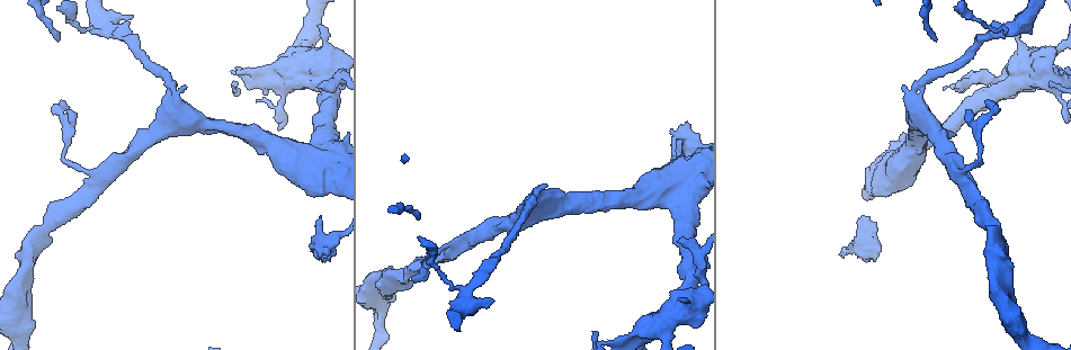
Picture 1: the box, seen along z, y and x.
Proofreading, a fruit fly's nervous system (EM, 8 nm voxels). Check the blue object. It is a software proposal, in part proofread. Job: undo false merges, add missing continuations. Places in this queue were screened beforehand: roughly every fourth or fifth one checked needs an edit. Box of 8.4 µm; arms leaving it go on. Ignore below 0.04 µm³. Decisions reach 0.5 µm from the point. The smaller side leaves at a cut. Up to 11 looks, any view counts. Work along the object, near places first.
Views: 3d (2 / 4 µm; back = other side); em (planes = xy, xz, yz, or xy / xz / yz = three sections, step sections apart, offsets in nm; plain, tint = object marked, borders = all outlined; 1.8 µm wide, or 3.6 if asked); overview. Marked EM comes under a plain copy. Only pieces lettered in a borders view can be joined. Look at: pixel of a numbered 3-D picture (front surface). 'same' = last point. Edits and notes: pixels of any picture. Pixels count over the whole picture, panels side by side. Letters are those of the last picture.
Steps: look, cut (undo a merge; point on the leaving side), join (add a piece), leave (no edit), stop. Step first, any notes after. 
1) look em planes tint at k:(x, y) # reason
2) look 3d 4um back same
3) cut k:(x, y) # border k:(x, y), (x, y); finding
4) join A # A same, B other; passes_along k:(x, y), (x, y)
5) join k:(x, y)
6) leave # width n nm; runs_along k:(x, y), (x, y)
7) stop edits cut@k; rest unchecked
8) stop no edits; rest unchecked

look em xz step 16 tint at 1:(1048, 80) # sudden change in width

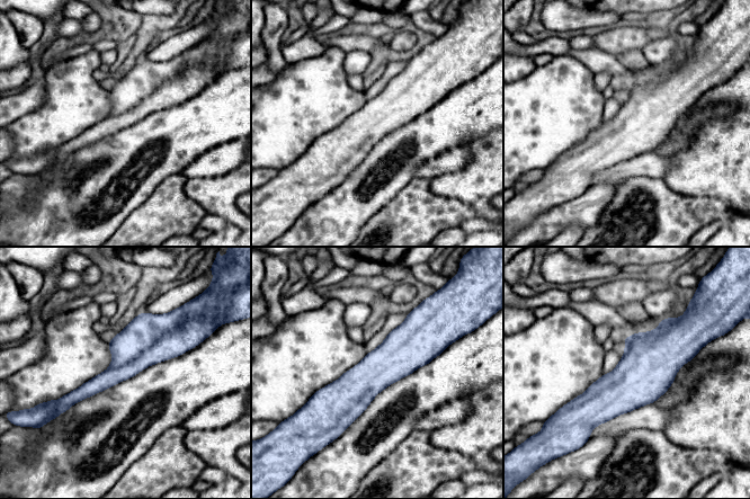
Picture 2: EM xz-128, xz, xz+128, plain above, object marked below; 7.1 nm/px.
look em planes borders same

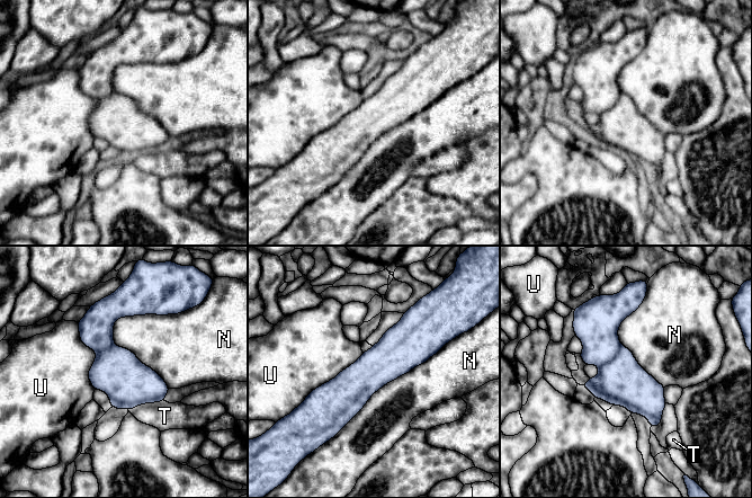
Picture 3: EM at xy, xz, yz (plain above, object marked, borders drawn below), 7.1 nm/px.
cut 3:(597, 328) # N other, T other, U other; border 3:(621, 346), (610, 359), (599, 367); a second neuron is stuck on

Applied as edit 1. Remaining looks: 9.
look overview

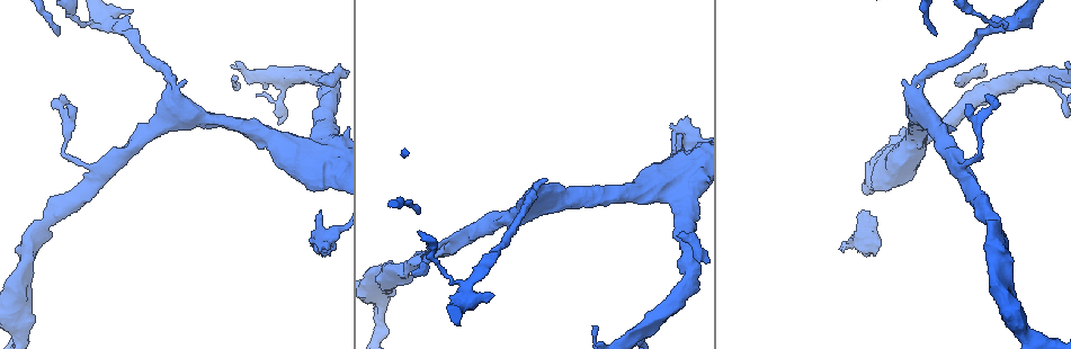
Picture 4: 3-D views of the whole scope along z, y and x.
look em 3.6um planes tint at 4:(669, 192) # calibre changes

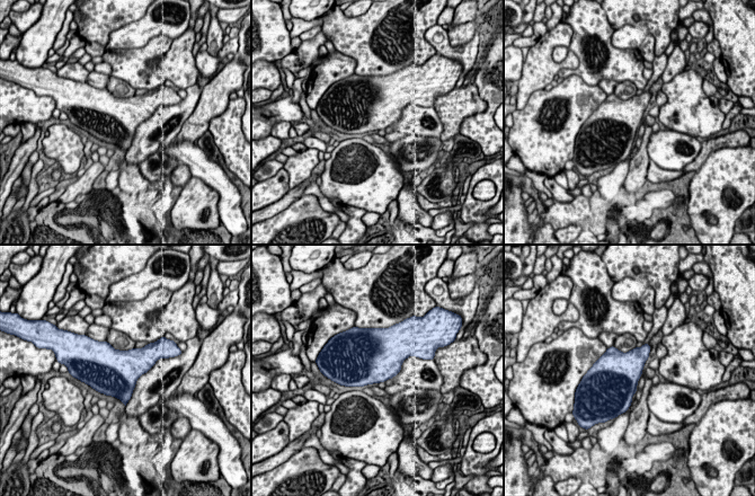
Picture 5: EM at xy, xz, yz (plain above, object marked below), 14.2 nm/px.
look em 3.6um planes borders same

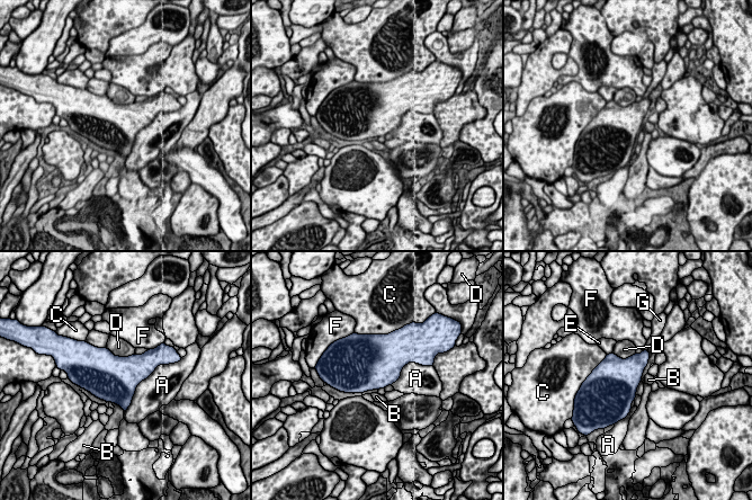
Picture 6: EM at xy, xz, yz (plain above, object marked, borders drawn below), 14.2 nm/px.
leave # A other, B other, C other, D other, E other, F other, G other; border 6:(161, 364), (137, 385), (125, 412); one neuron here

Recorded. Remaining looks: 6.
look em 3.6um planes borders at 4:(917, 80) # sudden change in width

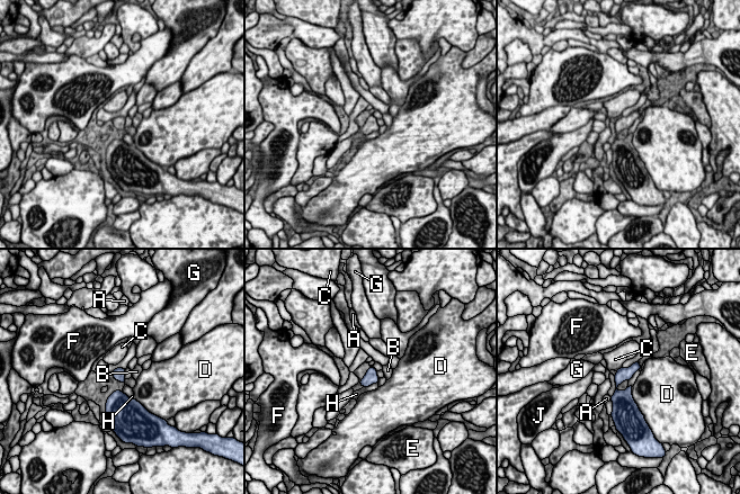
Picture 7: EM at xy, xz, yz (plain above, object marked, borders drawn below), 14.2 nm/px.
leave # width 180 nm; A other, B other, C other, D other, E other, F other, G other, H other, J other; border 7:(377, 382), (363, 387); continuous, no second neuron

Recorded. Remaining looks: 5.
look 3d 4um at 4:(66, 104) # free end

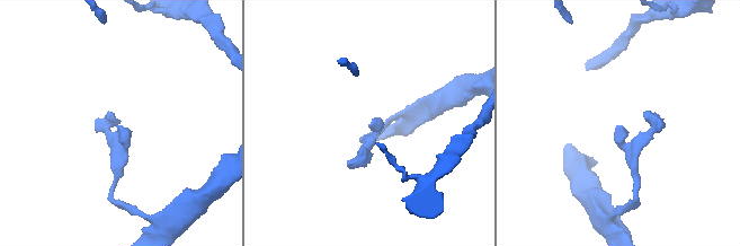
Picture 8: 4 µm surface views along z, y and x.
look em planes borders at 8:(621, 125)

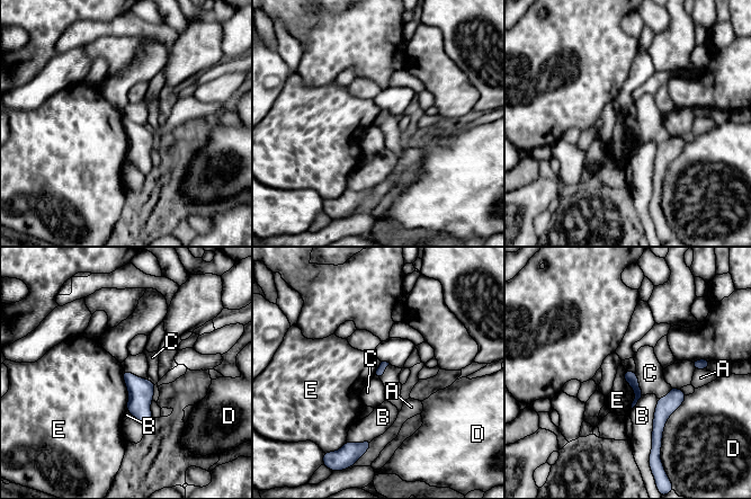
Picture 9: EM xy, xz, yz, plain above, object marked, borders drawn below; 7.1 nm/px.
leave # A other, B other, C other, D other, E other; border 9:(123, 371), (127, 409); no lettered piece goes on from it

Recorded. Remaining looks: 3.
look 3d 2um at 4:(319, 212) # branch stops here

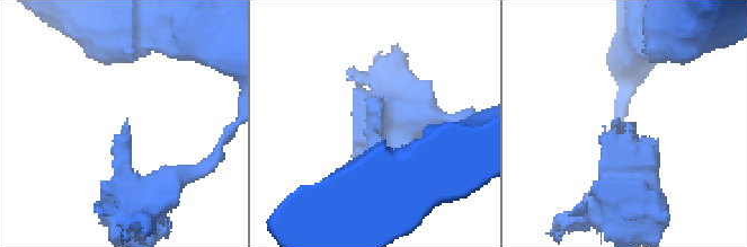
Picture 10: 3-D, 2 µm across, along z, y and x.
look em planes borders at 10:(127, 120) # need the tissue

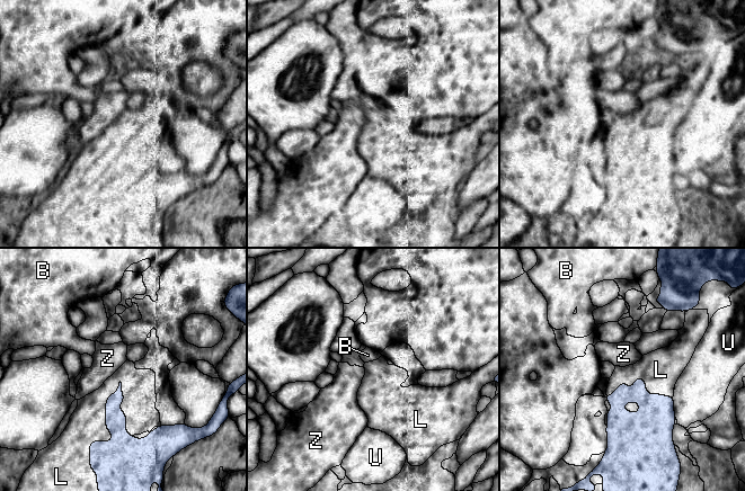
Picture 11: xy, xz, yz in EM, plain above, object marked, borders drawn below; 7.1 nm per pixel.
leave # B other, L other, U other, Z other; border 11:(120, 381), (112, 439), (89, 446); no lettered piece goes on from it

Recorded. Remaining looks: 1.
stop edits cut@3; rest unchecked

